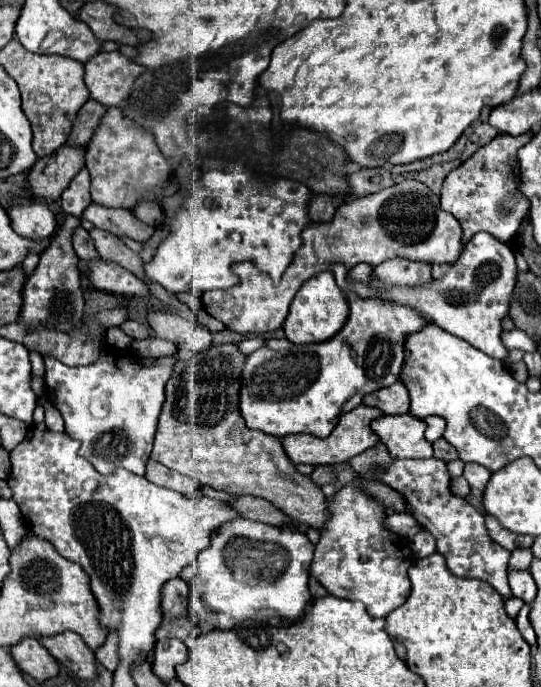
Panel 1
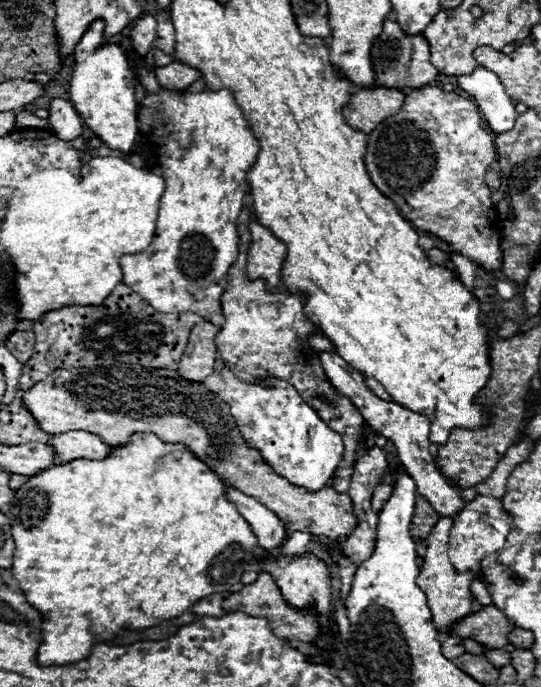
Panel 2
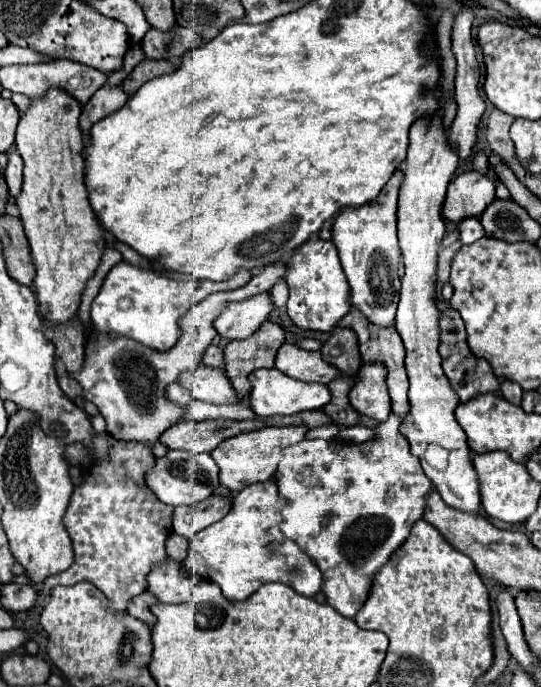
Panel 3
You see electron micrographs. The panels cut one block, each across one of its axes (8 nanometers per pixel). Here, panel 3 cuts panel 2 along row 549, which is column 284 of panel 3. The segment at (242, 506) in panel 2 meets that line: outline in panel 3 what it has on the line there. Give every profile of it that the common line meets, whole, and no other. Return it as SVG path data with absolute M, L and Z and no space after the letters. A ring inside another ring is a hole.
M274 264L266 266L262 272L254 274L250 282L238 290L222 292L222 294L210 294L202 302L198 302L184 318L182 318L182 336L164 354L158 354L156 350L146 350L140 342L130 342L130 338L112 338L104 334L92 334L86 344L86 358L84 366L78 374L78 380L82 382L82 388L86 390L86 400L94 402L104 416L108 424L108 432L116 440L134 440L134 442L150 442L154 444L160 434L176 424L184 410L164 398L164 388L170 382L176 382L182 372L192 370L202 362L202 356L206 348L210 346L212 338L216 336L216 330L212 322L218 318L218 314L224 310L228 302L242 302L252 296L268 292L280 278L284 278L288 272L286 264Z

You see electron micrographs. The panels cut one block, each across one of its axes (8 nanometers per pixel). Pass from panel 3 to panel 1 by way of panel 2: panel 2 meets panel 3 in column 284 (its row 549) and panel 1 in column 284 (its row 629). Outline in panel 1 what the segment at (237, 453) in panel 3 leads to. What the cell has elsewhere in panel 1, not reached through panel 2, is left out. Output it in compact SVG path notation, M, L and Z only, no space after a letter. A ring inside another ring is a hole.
M360 404L354 410L342 414L338 426L334 428L334 432L328 438L314 438L312 434L288 434L286 438L282 438L282 446L294 464L312 464L312 466L340 464L340 462L350 460L352 456L372 448L378 442L378 436L372 432L370 422L374 418L378 418L380 414L382 412L378 408L370 408L370 406Z

